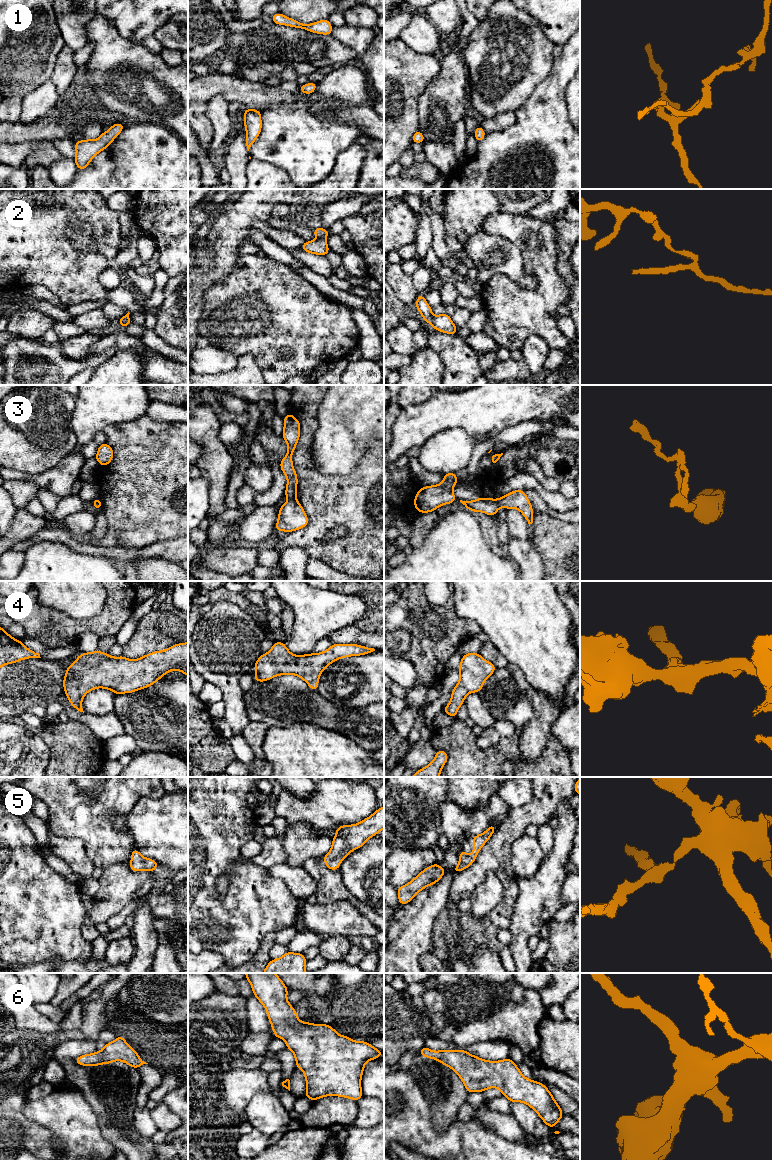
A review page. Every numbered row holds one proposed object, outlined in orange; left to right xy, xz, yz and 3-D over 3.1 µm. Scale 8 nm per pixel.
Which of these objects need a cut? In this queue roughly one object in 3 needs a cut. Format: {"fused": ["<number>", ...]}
{"fused": ["2", "3"]}

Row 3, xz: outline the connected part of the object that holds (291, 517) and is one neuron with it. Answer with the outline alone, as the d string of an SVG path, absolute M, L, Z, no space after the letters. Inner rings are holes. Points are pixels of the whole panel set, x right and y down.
M296 498L289 499L279 507L275 530L290 533L306 527L308 522L308 517L299 501Z

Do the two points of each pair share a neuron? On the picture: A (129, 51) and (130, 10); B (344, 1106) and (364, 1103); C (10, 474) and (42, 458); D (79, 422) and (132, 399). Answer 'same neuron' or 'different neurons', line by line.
A: different neurons
B: different neurons
C: different neurons
D: same neuron

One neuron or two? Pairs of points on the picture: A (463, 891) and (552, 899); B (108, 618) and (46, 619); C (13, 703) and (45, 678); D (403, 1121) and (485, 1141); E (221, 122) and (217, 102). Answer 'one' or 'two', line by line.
A: two
B: one
C: one
D: one
E: one

